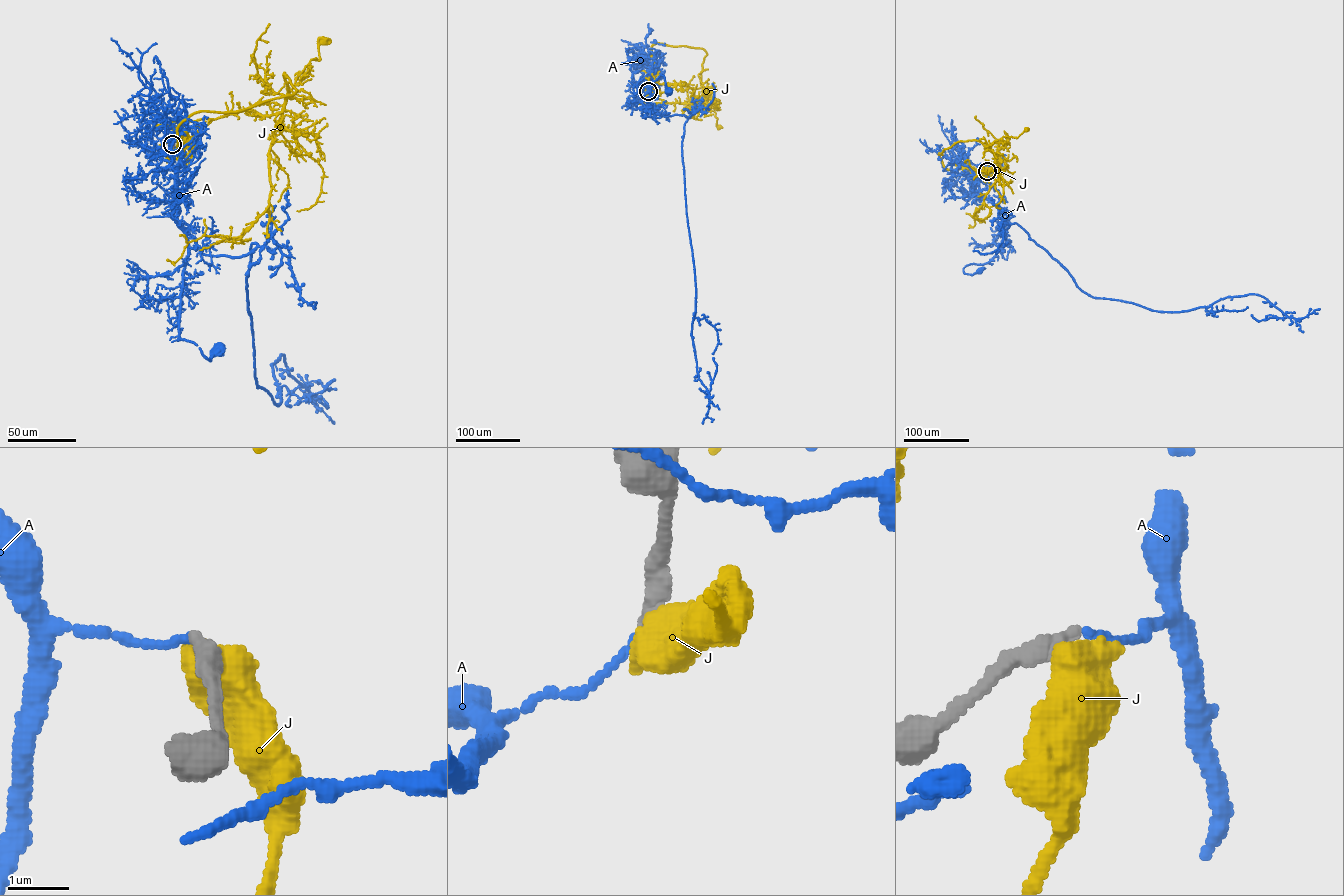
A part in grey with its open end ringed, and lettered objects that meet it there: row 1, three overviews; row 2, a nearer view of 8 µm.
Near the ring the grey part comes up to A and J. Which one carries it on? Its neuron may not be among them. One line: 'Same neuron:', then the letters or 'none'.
Same neuron: none

